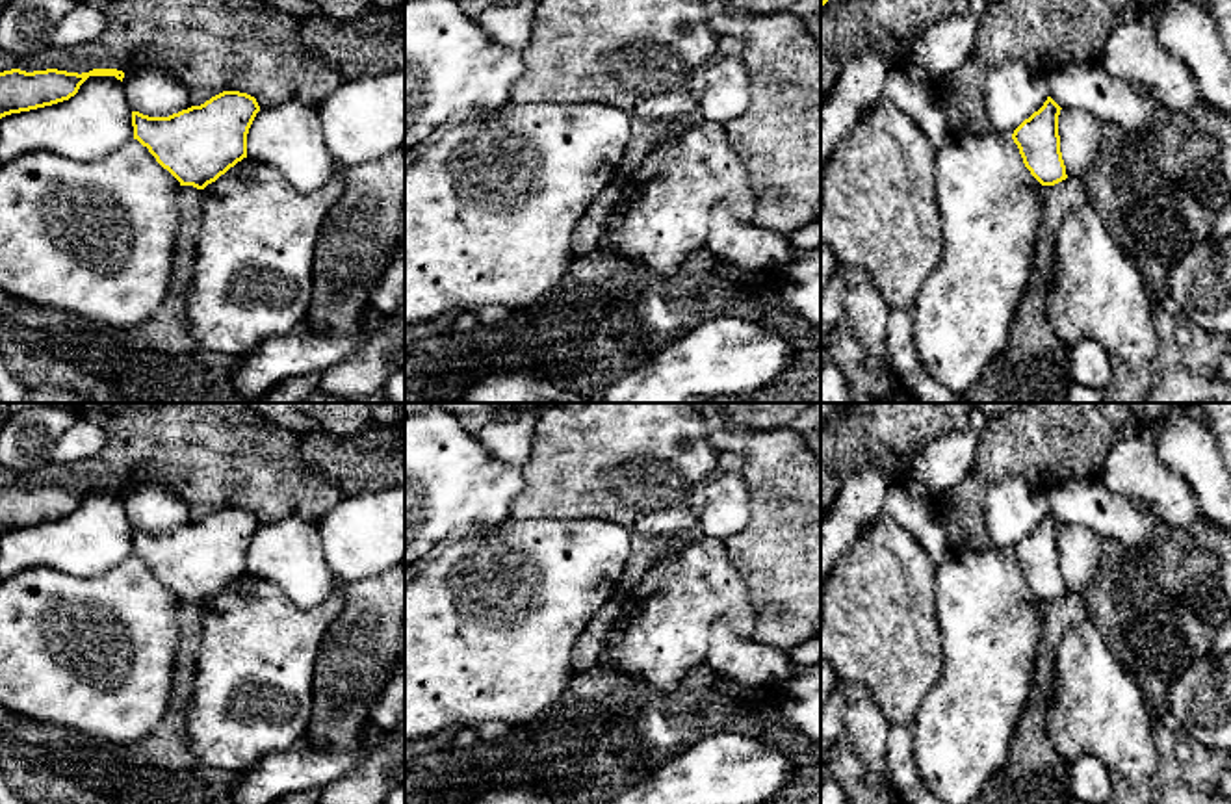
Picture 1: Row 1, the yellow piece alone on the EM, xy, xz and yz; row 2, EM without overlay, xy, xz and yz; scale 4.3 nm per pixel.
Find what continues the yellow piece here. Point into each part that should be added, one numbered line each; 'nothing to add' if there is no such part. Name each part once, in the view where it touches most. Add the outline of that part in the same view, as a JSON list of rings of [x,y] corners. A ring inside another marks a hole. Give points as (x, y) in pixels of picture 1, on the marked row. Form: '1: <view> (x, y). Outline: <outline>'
nothing to add

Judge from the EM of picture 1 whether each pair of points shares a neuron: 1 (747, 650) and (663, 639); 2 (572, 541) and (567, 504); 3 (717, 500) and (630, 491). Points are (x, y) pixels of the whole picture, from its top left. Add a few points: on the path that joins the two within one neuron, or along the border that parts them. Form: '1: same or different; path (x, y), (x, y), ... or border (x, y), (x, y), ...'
1: different; border (751, 634), (719, 619), (706, 661)
2: different; border (524, 518), (608, 518), (611, 522)
3: different; border (719, 472), (700, 491), (699, 522), (695, 526)

